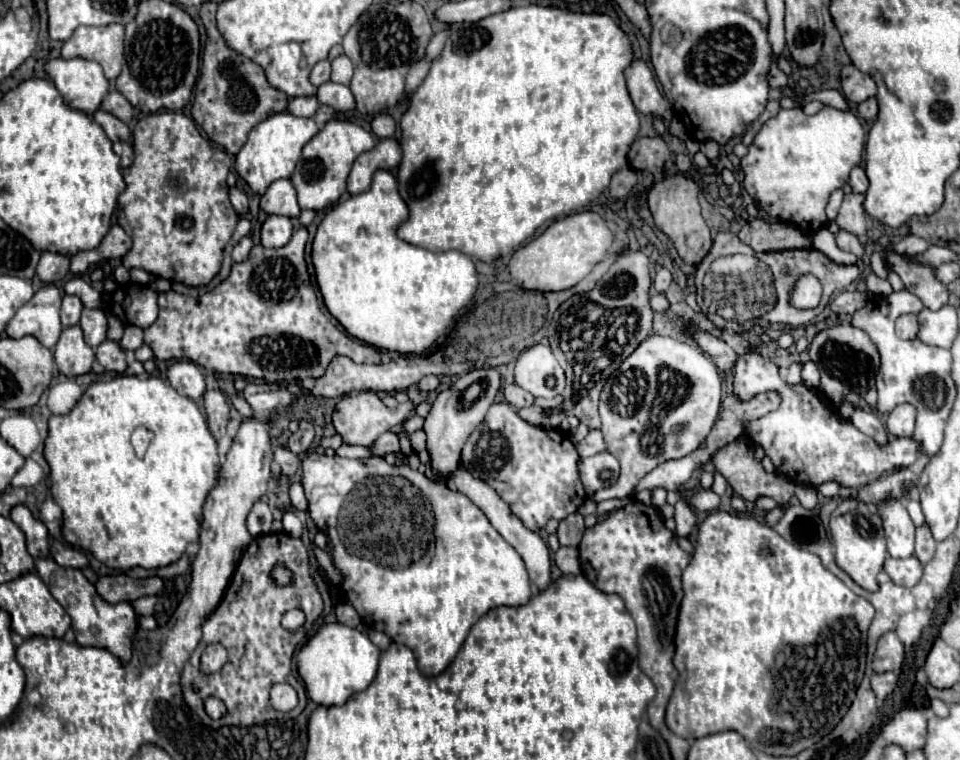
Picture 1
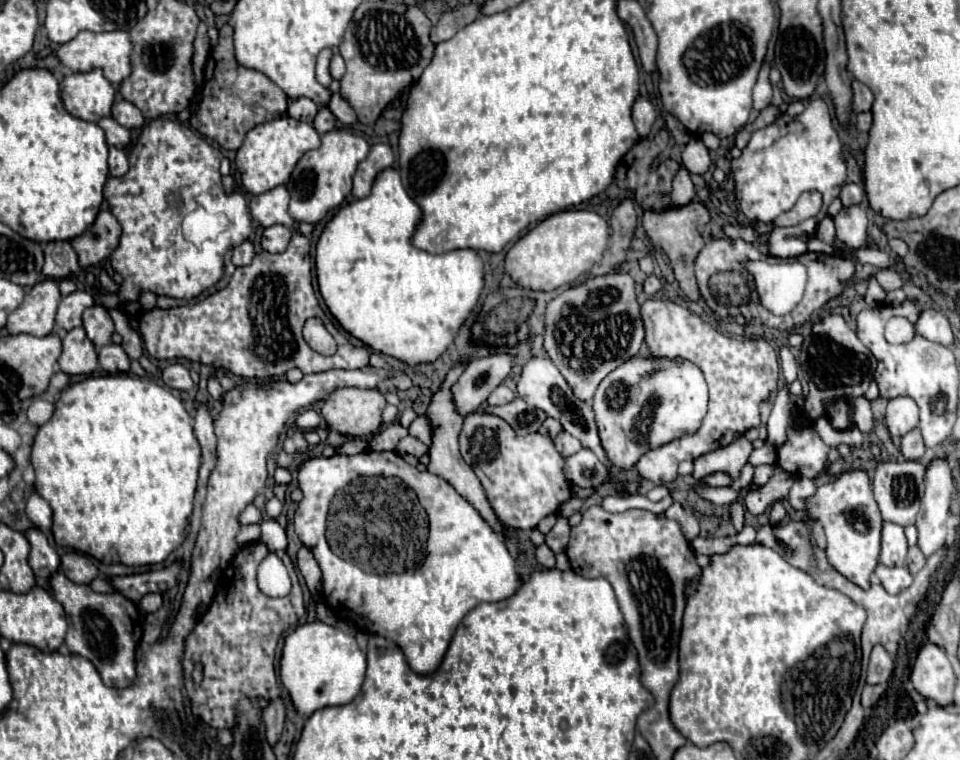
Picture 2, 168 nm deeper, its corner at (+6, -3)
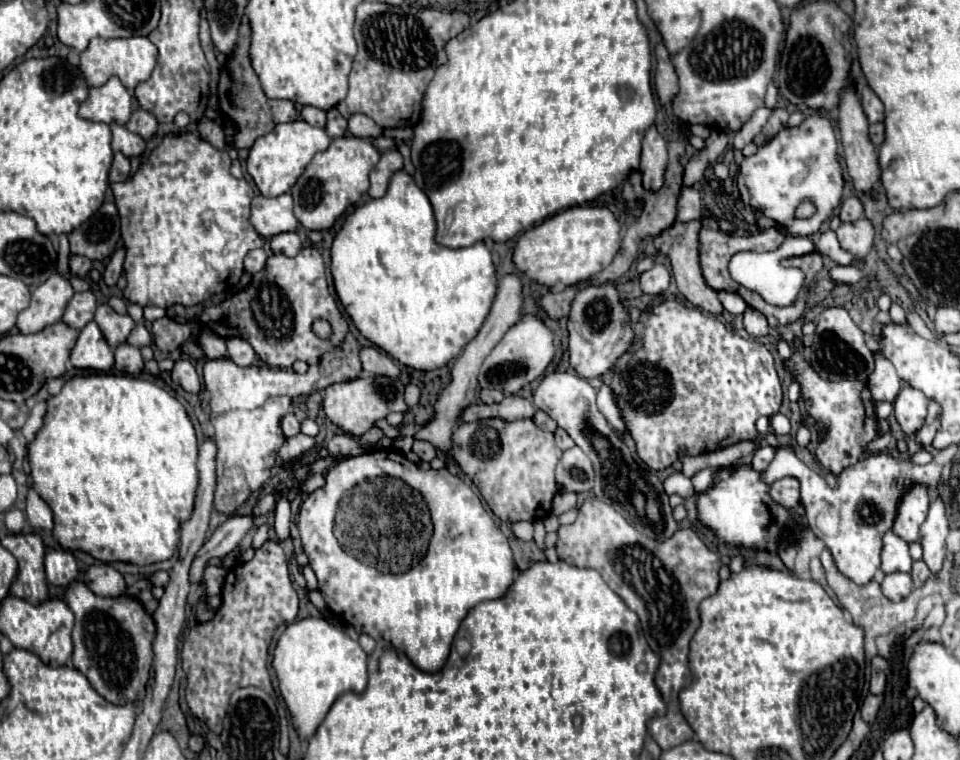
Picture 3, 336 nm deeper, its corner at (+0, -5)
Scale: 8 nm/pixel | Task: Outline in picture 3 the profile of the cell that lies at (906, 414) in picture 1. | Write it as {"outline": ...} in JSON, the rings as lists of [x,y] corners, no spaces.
{"outline":[[[905,386],[897,394],[897,400],[893,402],[893,406],[895,406],[895,418],[907,436],[915,434],[923,426],[923,420],[927,414],[925,394],[921,394],[919,390],[913,390],[911,386]]]}

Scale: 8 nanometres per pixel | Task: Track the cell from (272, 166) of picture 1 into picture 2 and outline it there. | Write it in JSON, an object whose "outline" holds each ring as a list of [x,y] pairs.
{"outline":[[[281,116],[275,118],[271,122],[259,124],[255,126],[243,140],[243,146],[237,150],[237,158],[235,158],[235,166],[241,172],[241,180],[243,186],[251,192],[251,194],[263,194],[275,186],[283,186],[295,164],[299,162],[299,158],[313,150],[319,148],[319,134],[315,132],[315,128],[307,122],[289,118],[289,116]]]}

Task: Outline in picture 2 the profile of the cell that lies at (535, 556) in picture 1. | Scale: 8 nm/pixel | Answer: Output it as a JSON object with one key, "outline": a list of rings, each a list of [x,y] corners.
{"outline":[[[459,362],[457,366],[453,366],[453,368],[447,372],[445,380],[441,382],[439,390],[433,394],[433,398],[431,398],[431,402],[429,402],[427,410],[425,410],[425,416],[429,418],[429,426],[431,426],[431,446],[429,446],[429,458],[431,458],[431,462],[429,462],[427,470],[429,470],[431,474],[437,474],[437,476],[441,476],[443,480],[447,480],[465,500],[469,500],[469,502],[479,510],[479,514],[485,518],[485,522],[491,524],[491,528],[493,528],[495,532],[501,532],[503,526],[501,526],[501,522],[497,520],[497,516],[495,516],[495,512],[493,512],[493,508],[491,508],[491,504],[489,504],[489,500],[487,500],[487,496],[485,496],[485,490],[483,490],[479,478],[475,476],[473,468],[471,468],[469,464],[465,464],[465,460],[463,460],[461,454],[459,454],[457,436],[459,436],[459,430],[461,430],[461,426],[463,426],[463,416],[461,416],[461,414],[457,412],[457,408],[455,408],[451,386],[459,380],[459,376],[461,376],[461,372],[463,372],[465,366],[467,366],[465,362]]]}

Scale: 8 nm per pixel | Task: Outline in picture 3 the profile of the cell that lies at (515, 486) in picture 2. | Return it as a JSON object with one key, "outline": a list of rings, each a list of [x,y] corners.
{"outline":[[[489,418],[481,422],[465,422],[453,436],[453,458],[459,468],[473,480],[481,496],[503,522],[535,522],[551,512],[553,496],[559,492],[555,466],[561,450],[551,432],[535,426],[533,420],[505,422]]]}

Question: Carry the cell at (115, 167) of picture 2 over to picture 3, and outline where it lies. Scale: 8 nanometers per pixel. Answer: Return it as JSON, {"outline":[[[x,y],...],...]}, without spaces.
{"outline":[[[115,152],[111,174],[109,174],[109,182],[123,182],[123,180],[127,180],[129,178],[129,172],[131,172],[129,158],[123,156],[121,152]]]}

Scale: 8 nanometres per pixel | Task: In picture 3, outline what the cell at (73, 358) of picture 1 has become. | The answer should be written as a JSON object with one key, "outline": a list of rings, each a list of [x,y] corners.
{"outline":[[[89,322],[77,338],[77,344],[71,352],[71,364],[75,368],[89,368],[107,372],[113,366],[113,350],[107,346],[99,326]]]}

